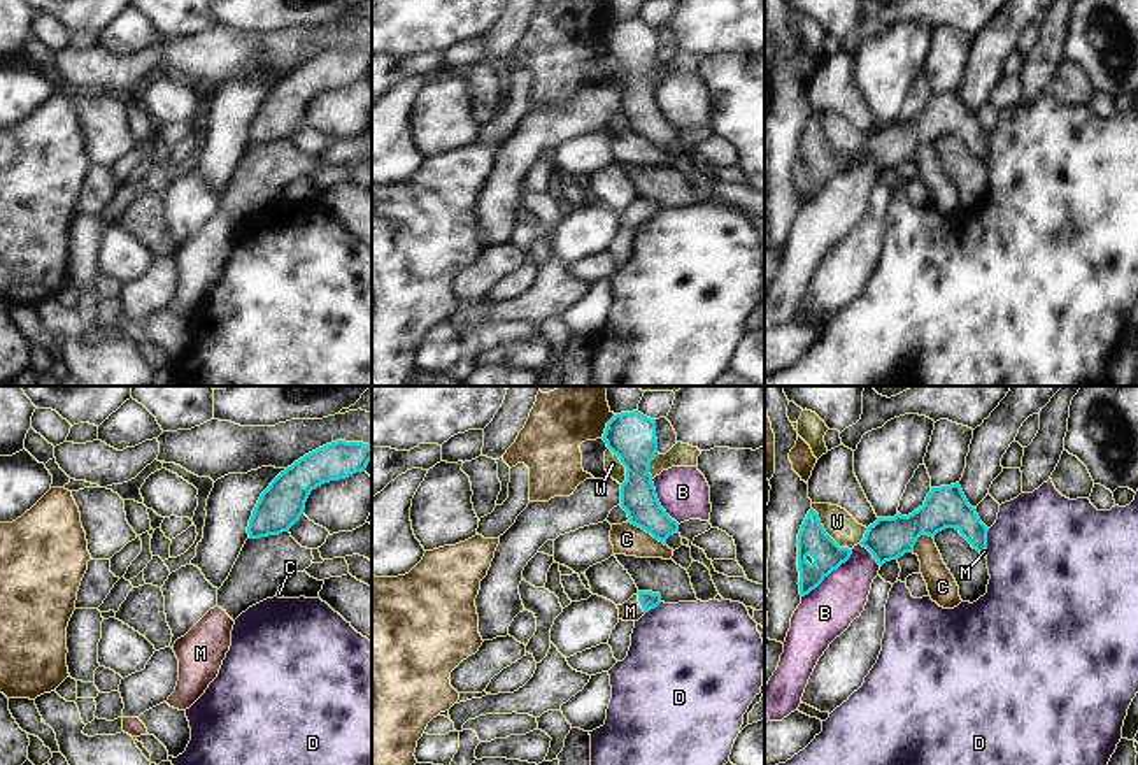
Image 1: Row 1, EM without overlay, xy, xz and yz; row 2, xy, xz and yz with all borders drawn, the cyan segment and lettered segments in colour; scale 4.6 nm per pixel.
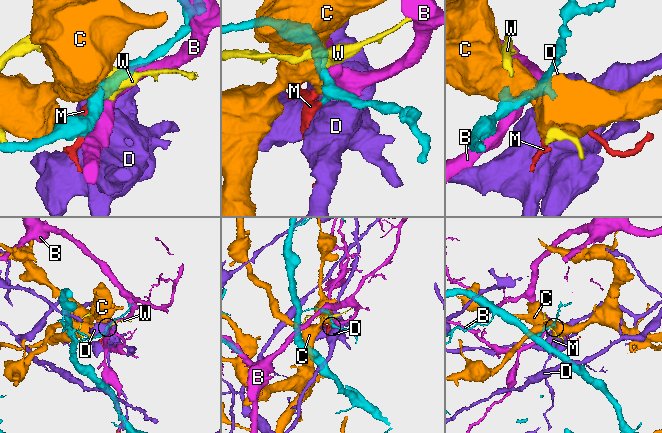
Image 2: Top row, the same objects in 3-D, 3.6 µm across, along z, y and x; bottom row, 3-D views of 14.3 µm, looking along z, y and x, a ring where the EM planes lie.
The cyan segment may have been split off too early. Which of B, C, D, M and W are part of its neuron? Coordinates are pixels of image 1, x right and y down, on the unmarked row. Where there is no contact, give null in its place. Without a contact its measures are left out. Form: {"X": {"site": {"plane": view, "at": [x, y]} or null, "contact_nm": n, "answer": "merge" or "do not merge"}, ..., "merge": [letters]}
{"B": {"site": {"plane": "yz", "at": [830, 179]}, "contact_nm": 340, "answer": "do not merge"}, "C": {"site": {"plane": "xz", "at": [647, 139]}, "contact_nm": 200, "answer": "do not merge"}, "D": {"site": {"plane": "yz", "at": [986, 146]}, "contact_nm": 110, "answer": "do not merge"}, "M": {"site": {"plane": "xz", "at": [640, 211]}, "contact_nm": 100, "answer": "merge"}, "W": {"site": {"plane": "yz", "at": [825, 139]}, "contact_nm": 260, "answer": "do not merge"}, "merge": ["M"]}

